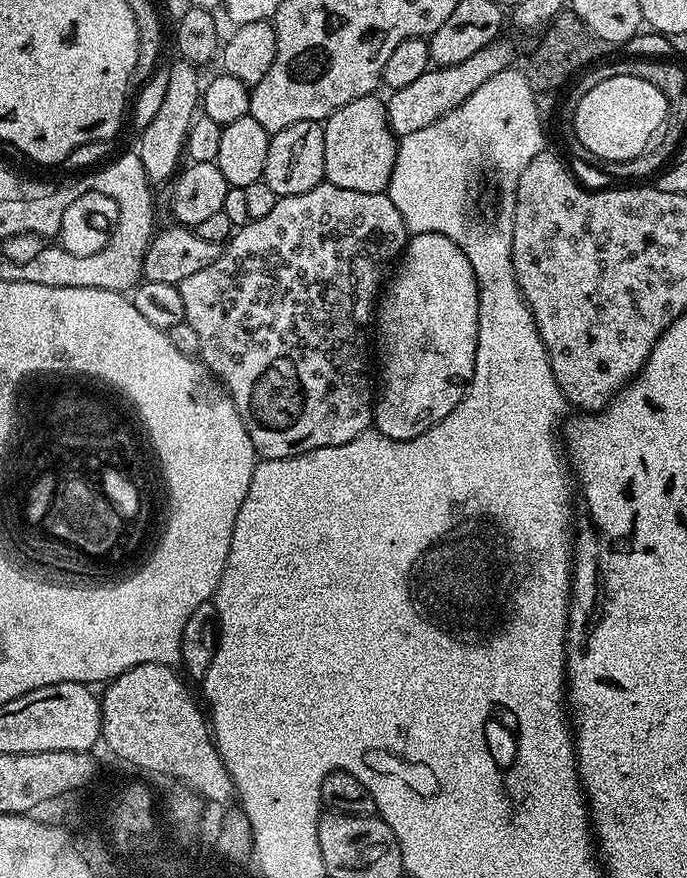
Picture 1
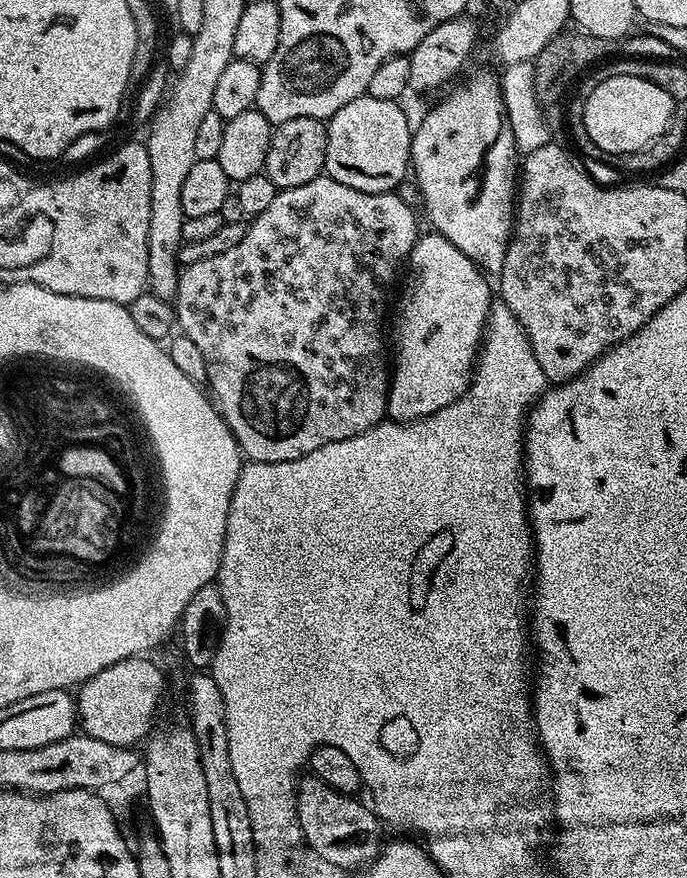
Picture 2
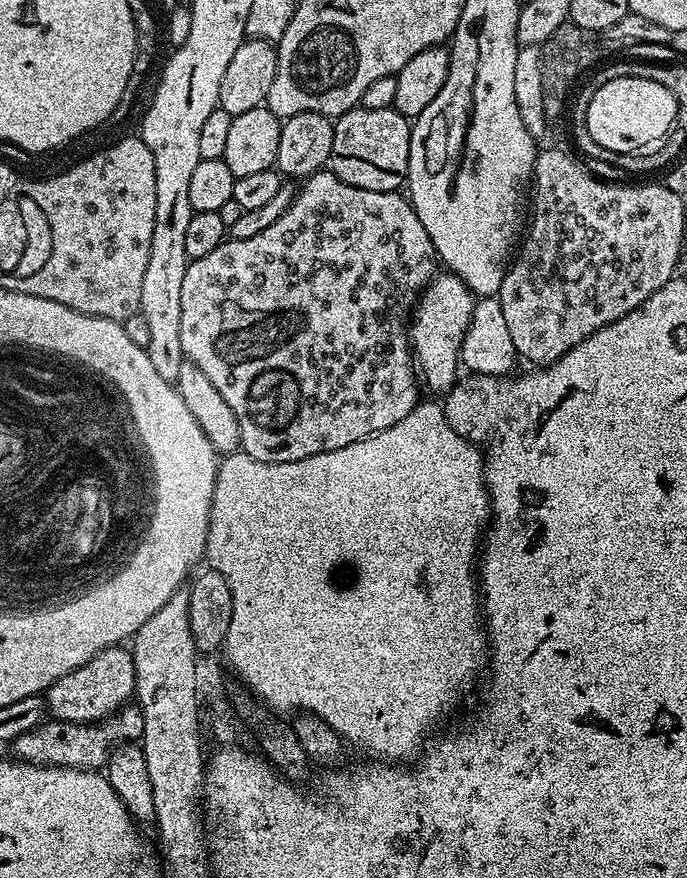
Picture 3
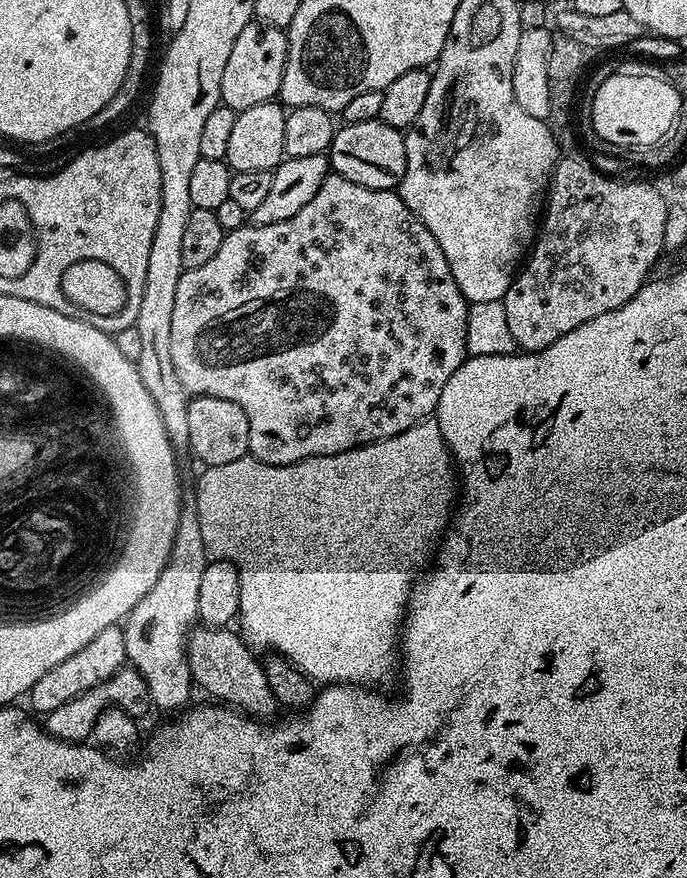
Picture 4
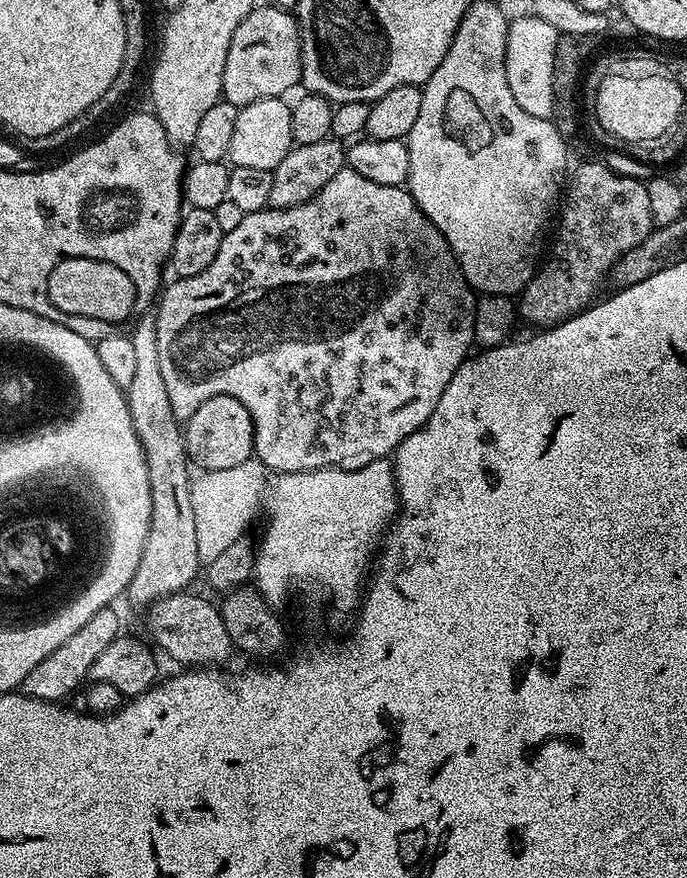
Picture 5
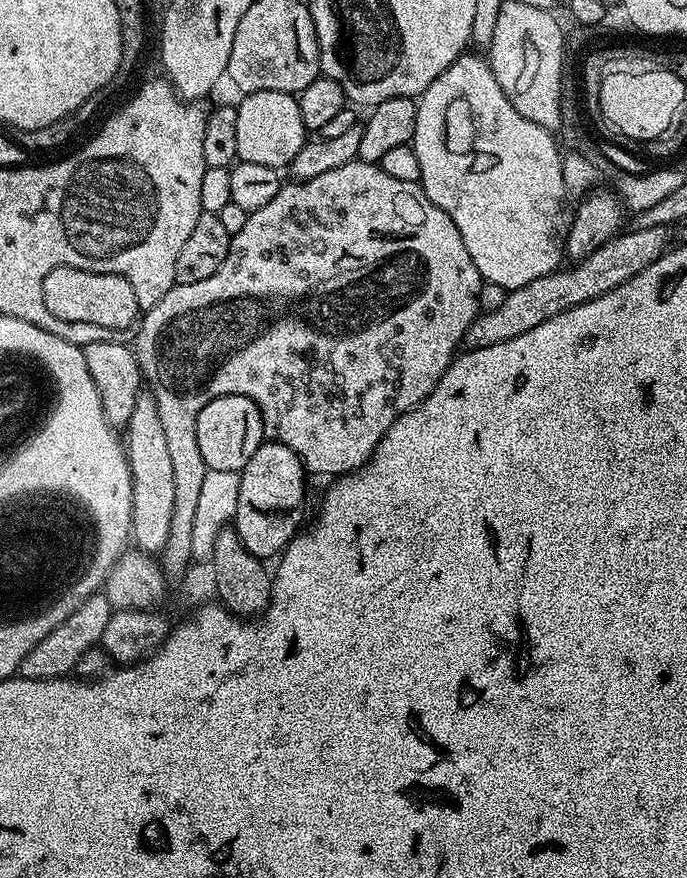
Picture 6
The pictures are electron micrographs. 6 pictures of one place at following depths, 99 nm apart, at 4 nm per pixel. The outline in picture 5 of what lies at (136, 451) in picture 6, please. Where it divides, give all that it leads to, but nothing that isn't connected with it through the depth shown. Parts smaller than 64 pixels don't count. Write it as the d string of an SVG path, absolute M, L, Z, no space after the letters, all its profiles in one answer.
M144 314L139 317L136 328L131 329L130 335L134 342L135 369L134 382L126 389L128 409L132 418L132 425L146 458L148 477L150 478L150 494L152 495L152 521L146 538L144 553L138 564L134 578L128 584L126 600L132 604L151 606L156 600L168 596L172 592L183 592L196 576L196 571L201 571L202 561L198 558L198 526L196 525L196 505L194 492L192 496L192 476L188 473L190 461L188 452L184 448L184 434L181 421L176 419L174 406L170 406L170 397L166 395L166 382L162 382L161 363L158 362L158 330L156 317Z

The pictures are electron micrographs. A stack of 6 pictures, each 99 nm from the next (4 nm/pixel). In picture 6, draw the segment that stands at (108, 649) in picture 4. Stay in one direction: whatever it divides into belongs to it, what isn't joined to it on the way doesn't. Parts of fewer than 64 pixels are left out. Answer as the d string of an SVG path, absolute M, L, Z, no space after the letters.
M103 591L93 593L64 622L50 630L50 634L46 634L46 638L42 638L42 642L38 642L38 646L34 646L26 658L22 658L19 675L31 680L58 680L67 677L75 669L78 658L99 645L102 630L106 630L106 622L110 622L113 611Z

